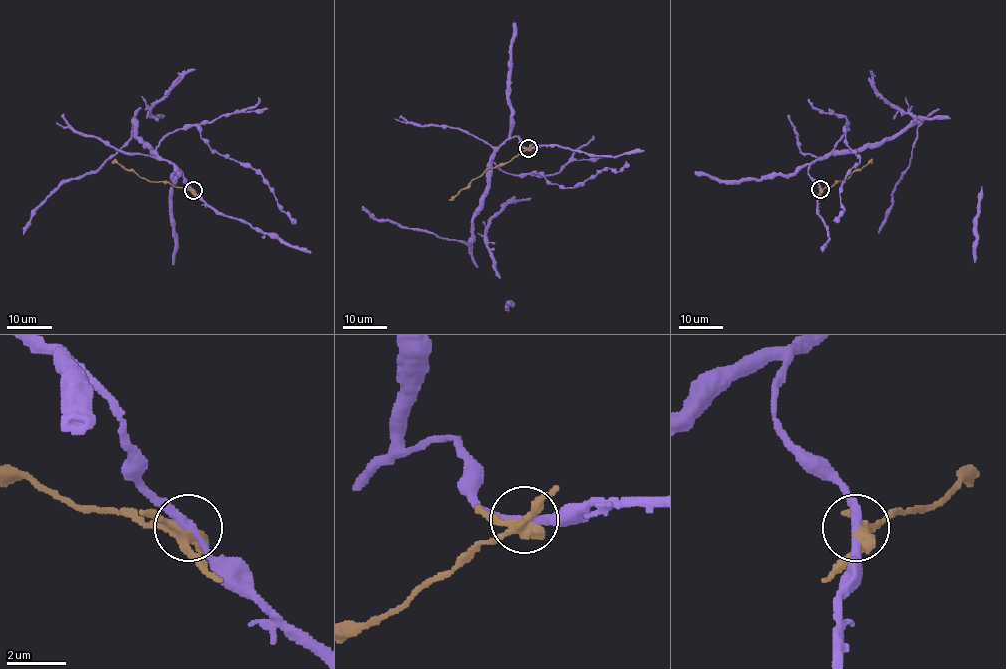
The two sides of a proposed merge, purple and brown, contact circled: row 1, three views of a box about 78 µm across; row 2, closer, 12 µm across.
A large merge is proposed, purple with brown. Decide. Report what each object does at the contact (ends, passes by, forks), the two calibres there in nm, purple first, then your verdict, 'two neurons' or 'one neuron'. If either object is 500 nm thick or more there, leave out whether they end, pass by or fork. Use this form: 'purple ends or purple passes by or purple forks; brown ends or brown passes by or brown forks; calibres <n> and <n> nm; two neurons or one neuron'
purple passes by; brown forks; calibres 260 and 340 nm; two neurons

